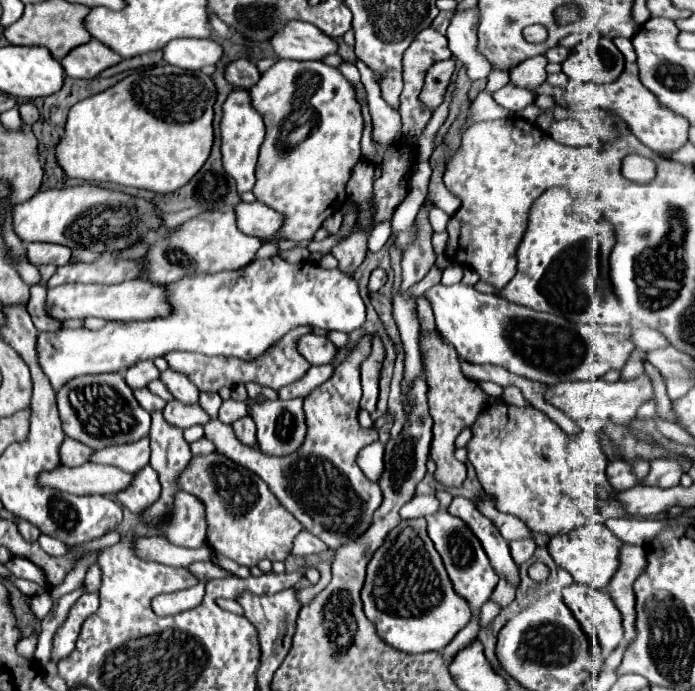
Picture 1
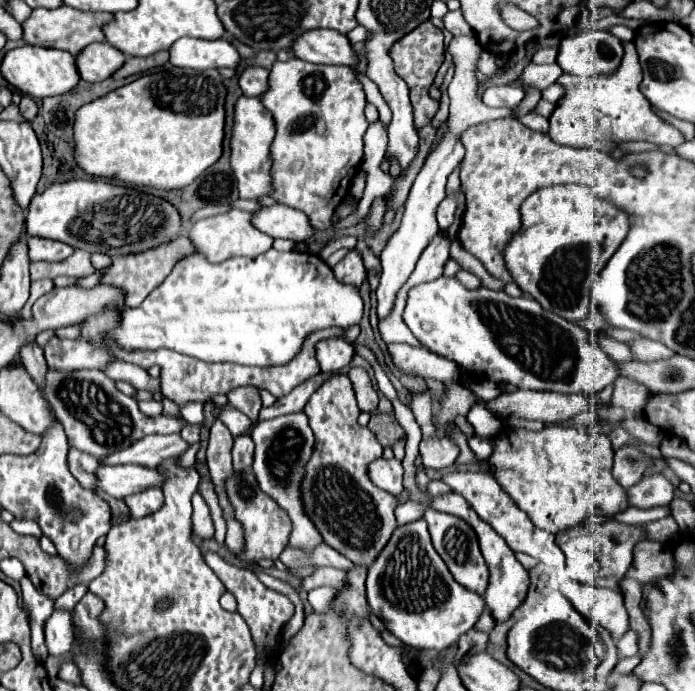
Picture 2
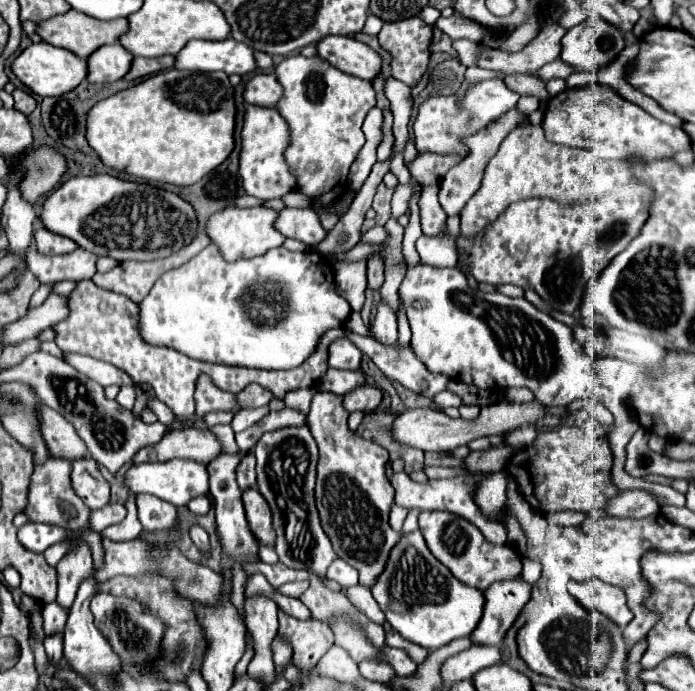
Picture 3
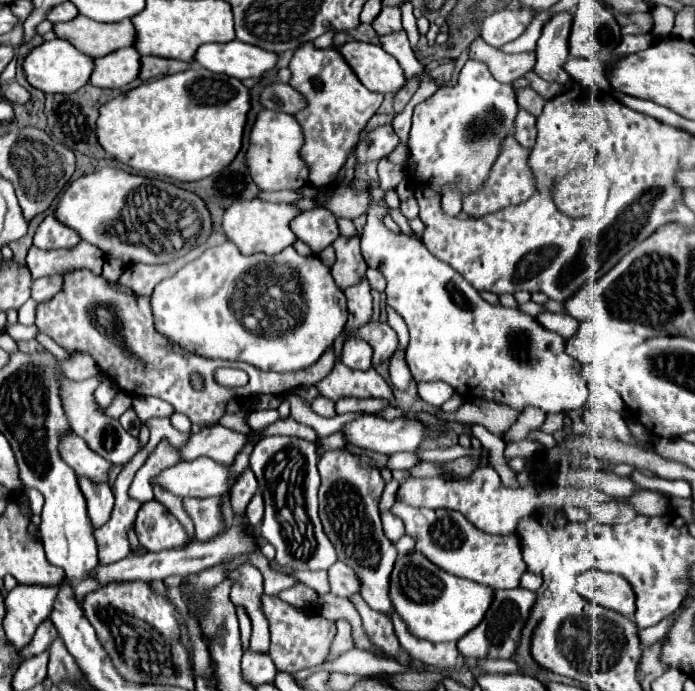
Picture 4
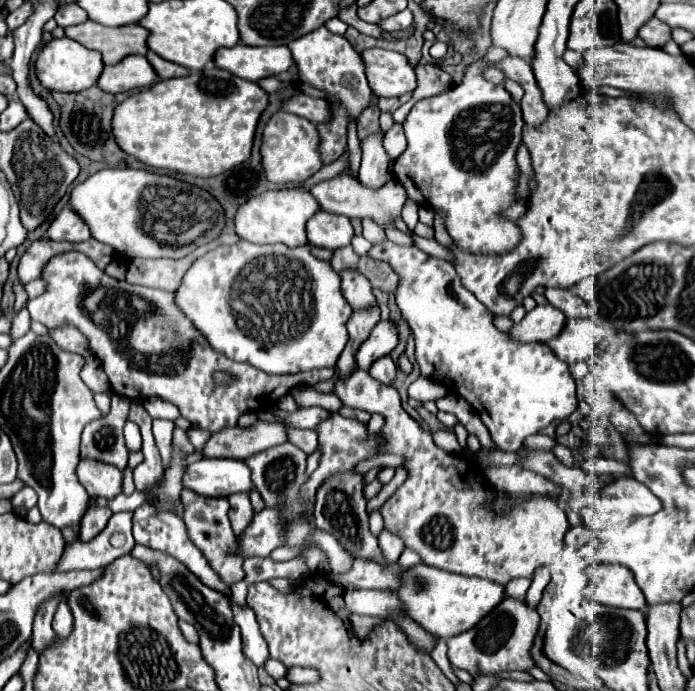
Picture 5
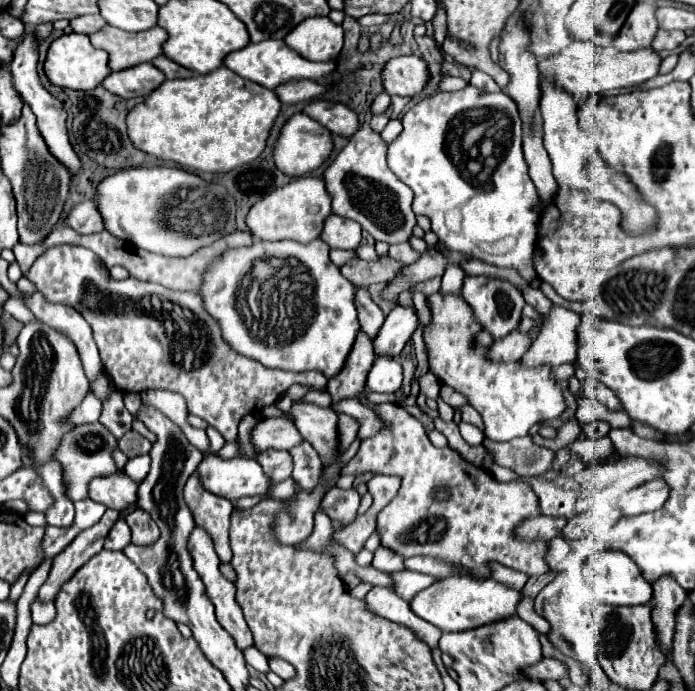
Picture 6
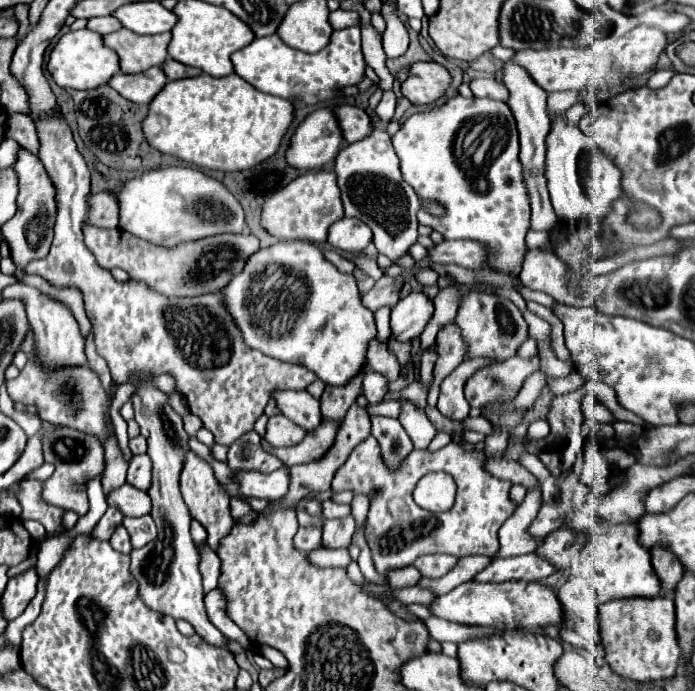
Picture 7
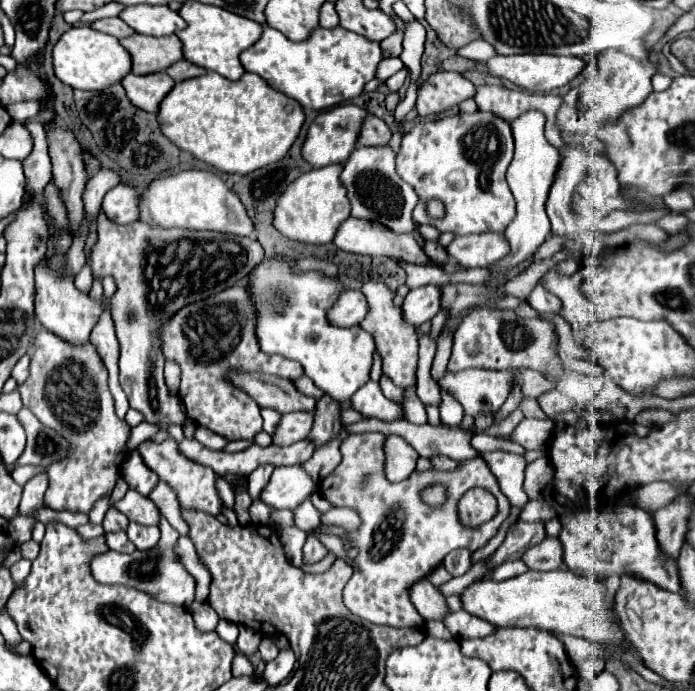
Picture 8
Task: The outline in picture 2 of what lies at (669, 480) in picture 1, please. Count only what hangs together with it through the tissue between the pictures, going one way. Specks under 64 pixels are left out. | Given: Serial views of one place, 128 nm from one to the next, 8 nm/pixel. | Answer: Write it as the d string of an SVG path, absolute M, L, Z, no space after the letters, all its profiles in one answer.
M652 474L644 476L638 484L626 490L628 504L636 508L654 508L654 506L666 506L674 498L674 486L662 476Z

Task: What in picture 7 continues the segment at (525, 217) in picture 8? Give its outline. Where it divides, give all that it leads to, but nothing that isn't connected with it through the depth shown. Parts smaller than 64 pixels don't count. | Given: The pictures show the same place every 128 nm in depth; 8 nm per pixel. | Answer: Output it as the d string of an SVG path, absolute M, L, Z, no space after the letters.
M504 64L504 84L510 88L510 98L508 106L514 114L516 128L518 128L518 138L520 138L520 164L522 164L522 176L524 176L524 186L528 190L528 200L530 200L530 230L550 230L558 220L556 214L550 210L550 200L548 200L548 188L546 188L546 178L544 178L544 160L546 160L546 136L550 132L550 118L546 110L546 92L522 70L516 68L516 64Z

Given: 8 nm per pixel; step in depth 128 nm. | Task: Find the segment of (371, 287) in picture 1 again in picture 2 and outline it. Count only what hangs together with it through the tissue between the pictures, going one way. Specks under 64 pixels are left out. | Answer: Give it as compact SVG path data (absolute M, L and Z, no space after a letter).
M362 240L356 244L358 252L362 254L362 260L364 260L364 266L366 266L366 274L368 274L368 283L372 286L372 291L378 288L378 280L380 280L380 260L374 256L372 248Z

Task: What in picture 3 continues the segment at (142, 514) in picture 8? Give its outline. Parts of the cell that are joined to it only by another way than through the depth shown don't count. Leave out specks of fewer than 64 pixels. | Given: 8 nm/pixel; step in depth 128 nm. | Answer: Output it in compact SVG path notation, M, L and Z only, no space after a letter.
M40 406L40 410L42 410L40 430L42 430L42 436L44 436L52 456L58 456L68 462L80 460L80 458L90 458L86 444L76 434L74 426L68 420L64 420L64 416L60 416L56 410L52 410L48 406Z

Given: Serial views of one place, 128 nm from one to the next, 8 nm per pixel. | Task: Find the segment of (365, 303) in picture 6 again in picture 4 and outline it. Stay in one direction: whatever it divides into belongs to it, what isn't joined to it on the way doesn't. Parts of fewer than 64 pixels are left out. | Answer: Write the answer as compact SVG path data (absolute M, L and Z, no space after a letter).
M350 238L346 242L334 242L336 248L336 264L332 266L332 276L336 284L346 290L348 286L354 286L356 282L366 280L368 264L364 262L360 254L360 242L358 238Z

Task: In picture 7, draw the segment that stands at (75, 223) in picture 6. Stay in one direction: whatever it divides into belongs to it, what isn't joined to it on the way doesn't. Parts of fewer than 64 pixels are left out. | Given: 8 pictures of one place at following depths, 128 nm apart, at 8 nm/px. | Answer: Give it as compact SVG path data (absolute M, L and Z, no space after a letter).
M98 192L90 196L90 210L88 220L92 220L92 226L100 228L118 228L120 208L114 192Z

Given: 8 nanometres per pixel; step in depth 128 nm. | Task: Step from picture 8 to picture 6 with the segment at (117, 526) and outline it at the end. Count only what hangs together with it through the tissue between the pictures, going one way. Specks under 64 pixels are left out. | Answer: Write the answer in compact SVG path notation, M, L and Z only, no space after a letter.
M106 510L96 526L80 532L52 560L52 568L50 568L48 580L40 588L40 600L52 602L56 598L56 592L60 590L60 584L64 580L68 580L68 576L72 576L72 572L76 572L76 568L80 568L80 564L88 562L96 552L100 552L104 548L104 540L106 540L108 532L112 530L112 526L116 524L118 518L120 518L120 512Z

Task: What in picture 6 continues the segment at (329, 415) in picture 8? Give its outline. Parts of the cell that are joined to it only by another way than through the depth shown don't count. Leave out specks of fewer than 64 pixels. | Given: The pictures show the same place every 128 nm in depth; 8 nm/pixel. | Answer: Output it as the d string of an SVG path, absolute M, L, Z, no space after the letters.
M360 332L356 344L352 348L352 356L348 356L348 364L340 376L328 380L326 390L332 396L332 404L344 398L358 398L366 388L366 376L374 364L374 348L370 338Z

